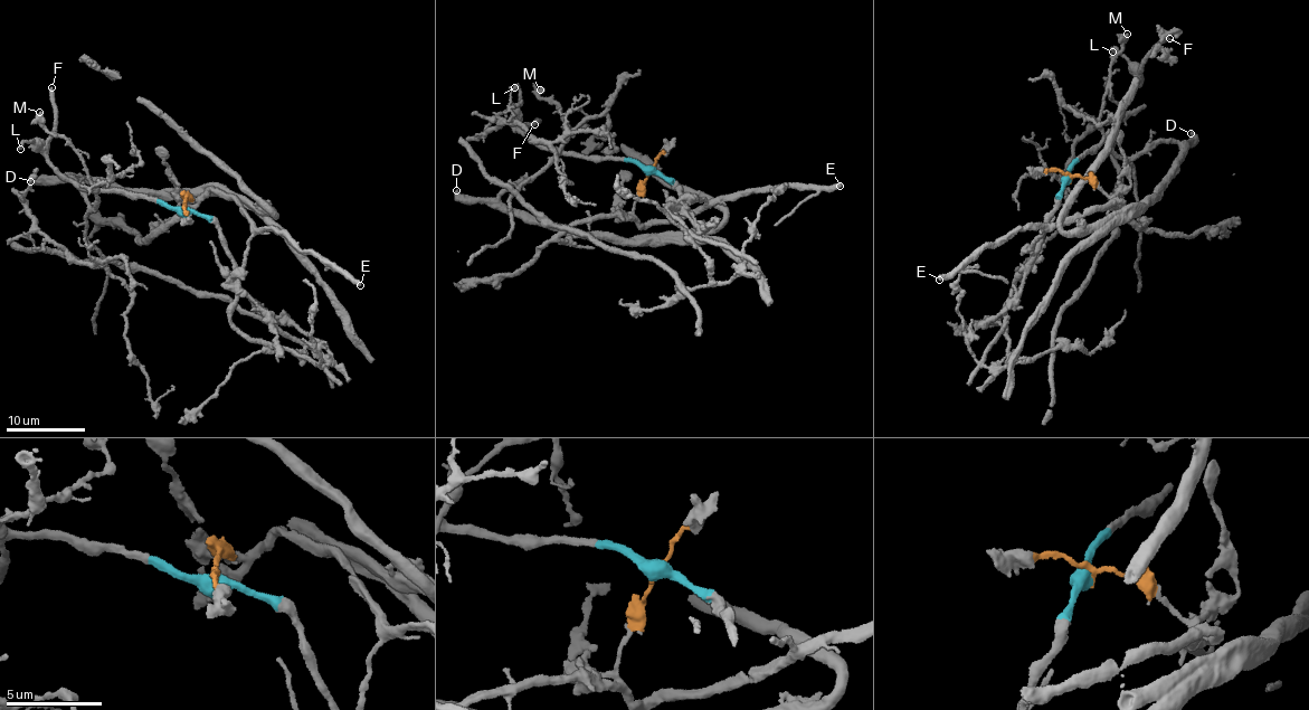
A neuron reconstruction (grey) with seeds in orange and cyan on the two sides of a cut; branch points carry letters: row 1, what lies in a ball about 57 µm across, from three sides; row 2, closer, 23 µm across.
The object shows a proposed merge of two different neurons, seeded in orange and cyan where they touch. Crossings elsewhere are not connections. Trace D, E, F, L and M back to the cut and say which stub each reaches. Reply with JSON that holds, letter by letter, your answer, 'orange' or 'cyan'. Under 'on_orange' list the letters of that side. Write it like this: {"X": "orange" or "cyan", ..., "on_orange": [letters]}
{"D": "cyan", "E": "orange", "F": "cyan", "L": "cyan", "M": "cyan", "on_orange": ["E"]}

